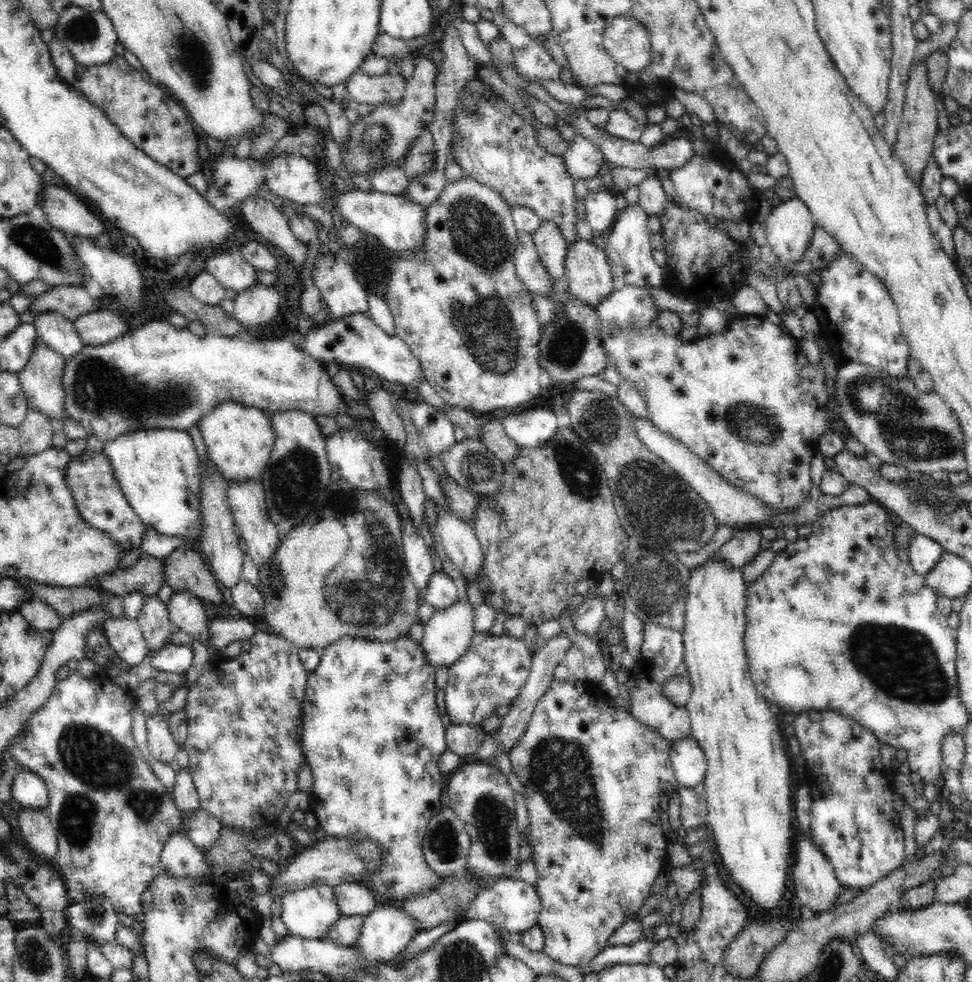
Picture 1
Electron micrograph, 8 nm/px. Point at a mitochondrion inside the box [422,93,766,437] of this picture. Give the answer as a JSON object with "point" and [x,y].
{"point":[487,326]}

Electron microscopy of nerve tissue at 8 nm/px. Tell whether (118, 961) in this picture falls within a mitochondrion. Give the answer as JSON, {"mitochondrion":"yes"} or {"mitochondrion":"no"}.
{"mitochondrion":"no"}

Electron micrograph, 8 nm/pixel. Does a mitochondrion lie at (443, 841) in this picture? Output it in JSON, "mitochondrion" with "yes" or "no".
{"mitochondrion":"yes"}

